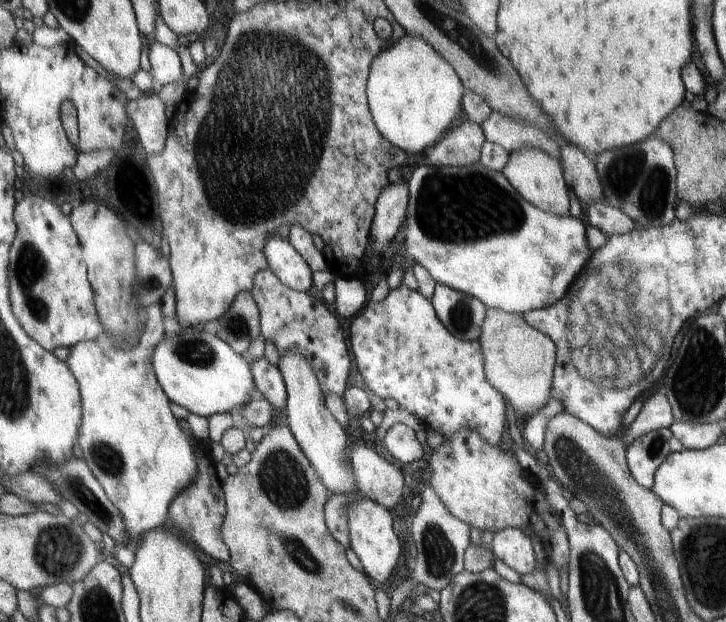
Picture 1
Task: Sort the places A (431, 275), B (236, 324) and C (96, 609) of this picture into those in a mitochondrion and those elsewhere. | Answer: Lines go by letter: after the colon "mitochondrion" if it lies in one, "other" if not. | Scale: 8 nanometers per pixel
A: other
B: mitochondrion
C: mitochondrion

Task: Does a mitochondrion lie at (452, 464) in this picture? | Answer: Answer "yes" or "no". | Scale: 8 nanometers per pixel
no

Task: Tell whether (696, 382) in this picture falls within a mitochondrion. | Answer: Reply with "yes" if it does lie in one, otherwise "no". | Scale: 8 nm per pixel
yes

